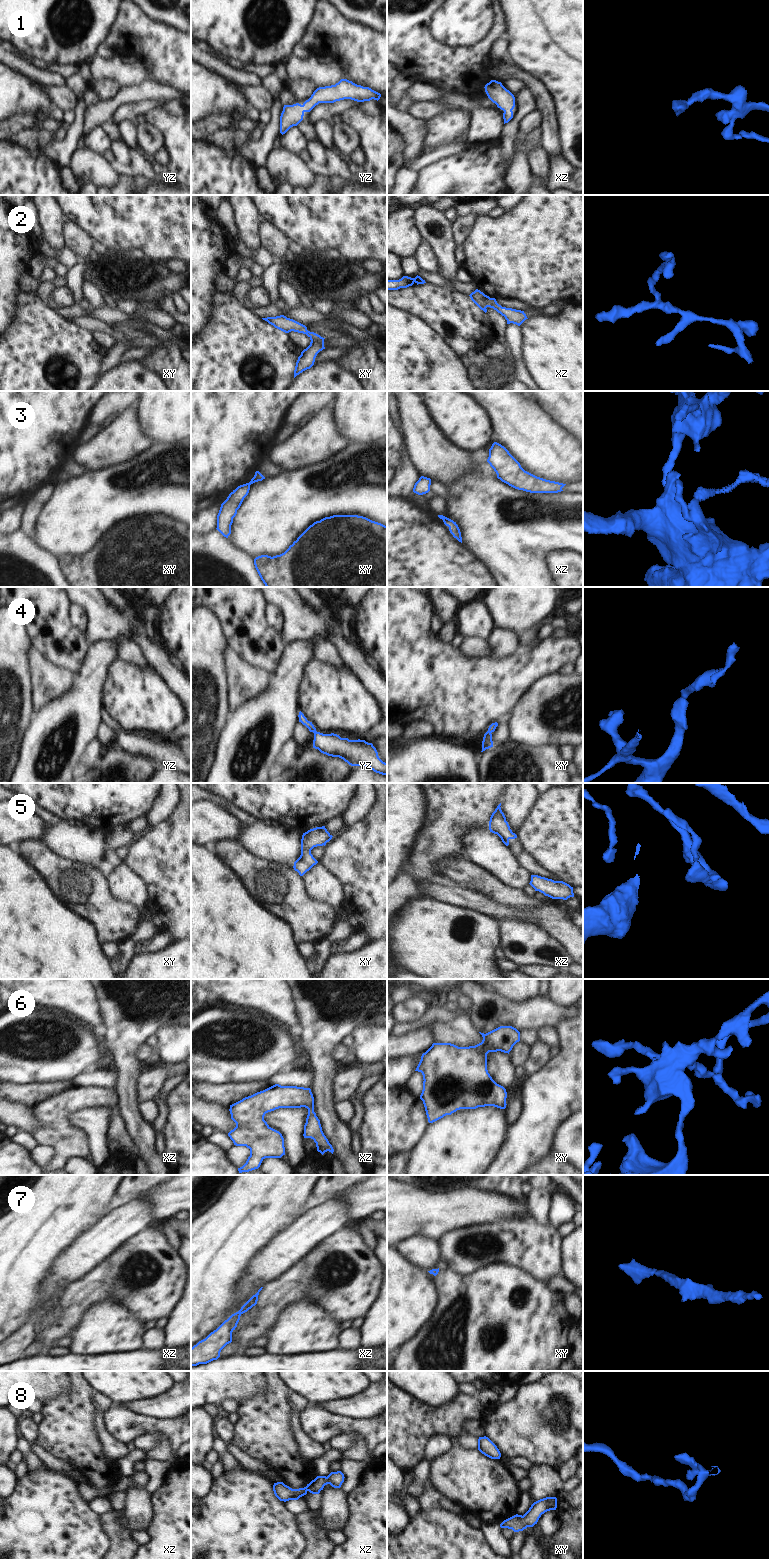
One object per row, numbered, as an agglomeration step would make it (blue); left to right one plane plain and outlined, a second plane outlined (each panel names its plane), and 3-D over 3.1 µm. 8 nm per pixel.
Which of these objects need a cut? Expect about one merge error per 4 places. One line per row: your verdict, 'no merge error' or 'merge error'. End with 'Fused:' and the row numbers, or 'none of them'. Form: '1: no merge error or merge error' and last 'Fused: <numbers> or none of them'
1: no merge error
2: no merge error
3: merge error
4: no merge error
5: no merge error
6: no merge error
7: no merge error
8: no merge error
Fused: 3

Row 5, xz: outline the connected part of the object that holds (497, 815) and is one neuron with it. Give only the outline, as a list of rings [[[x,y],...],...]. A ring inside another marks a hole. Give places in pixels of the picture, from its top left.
[[[501,803],[497,806],[490,817],[489,830],[492,833],[497,834],[501,838],[502,842],[508,846],[509,840],[517,838],[517,835],[510,829],[500,806]]]

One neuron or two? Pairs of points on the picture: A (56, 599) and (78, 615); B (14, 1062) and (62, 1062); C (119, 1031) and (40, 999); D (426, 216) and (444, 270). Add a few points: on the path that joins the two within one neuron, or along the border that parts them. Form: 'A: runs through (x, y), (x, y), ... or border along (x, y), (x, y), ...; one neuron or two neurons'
A: border along (72, 604), (70, 609), (71, 622), (83, 629); two neurons
B: runs through (26, 1062), (50, 1062); one neuron
C: border along (98, 999), (102, 1022); two neurons
D: runs through (426, 229), (443, 248), (444, 257); one neuron

